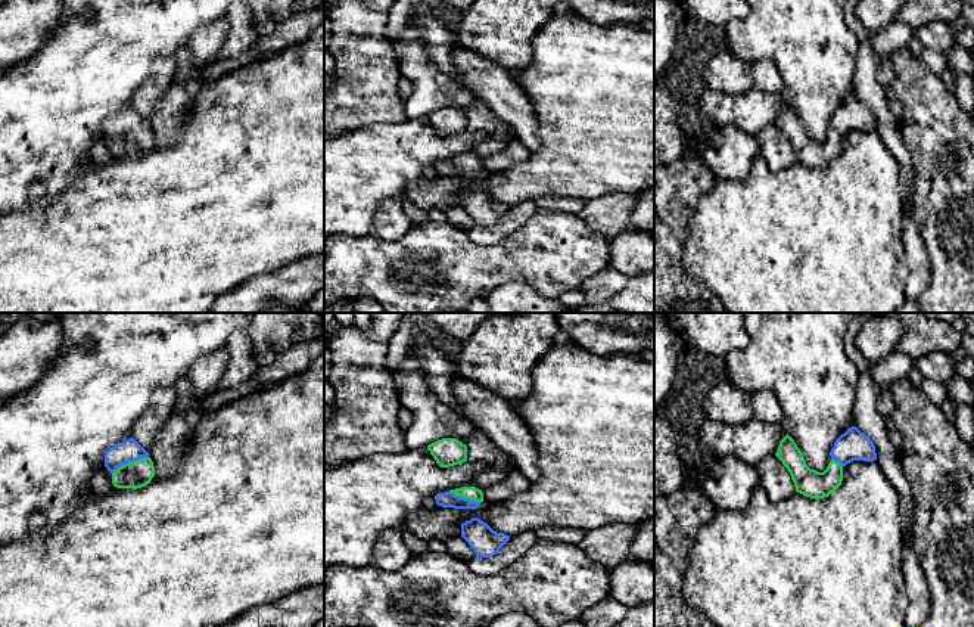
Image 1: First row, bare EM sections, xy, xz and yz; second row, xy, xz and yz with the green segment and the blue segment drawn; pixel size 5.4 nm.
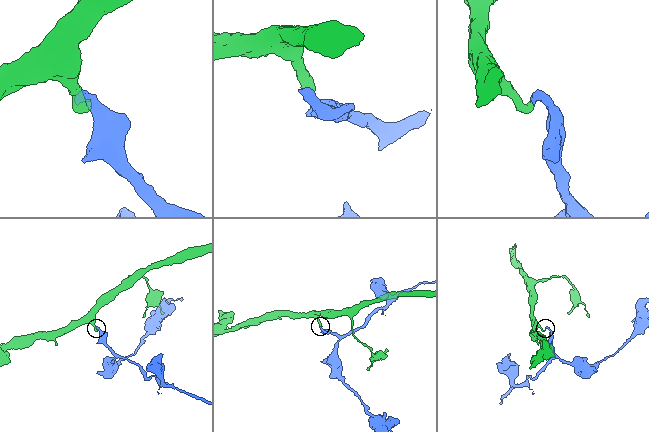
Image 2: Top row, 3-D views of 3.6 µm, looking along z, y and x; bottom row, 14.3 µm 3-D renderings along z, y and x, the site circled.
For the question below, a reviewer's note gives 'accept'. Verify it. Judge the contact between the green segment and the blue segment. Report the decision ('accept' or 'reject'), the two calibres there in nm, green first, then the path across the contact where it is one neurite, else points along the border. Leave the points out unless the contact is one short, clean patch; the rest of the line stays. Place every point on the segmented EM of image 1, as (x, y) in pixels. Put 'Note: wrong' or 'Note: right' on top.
Note: right
accept | 150/120 nm | across xy (137, 474), (130, 462), (128, 450)

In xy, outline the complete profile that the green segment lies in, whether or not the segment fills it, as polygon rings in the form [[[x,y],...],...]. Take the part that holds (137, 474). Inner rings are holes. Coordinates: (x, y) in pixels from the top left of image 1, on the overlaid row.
[[[133,437],[105,453],[105,466],[116,488],[141,488],[155,477],[149,453]]]

